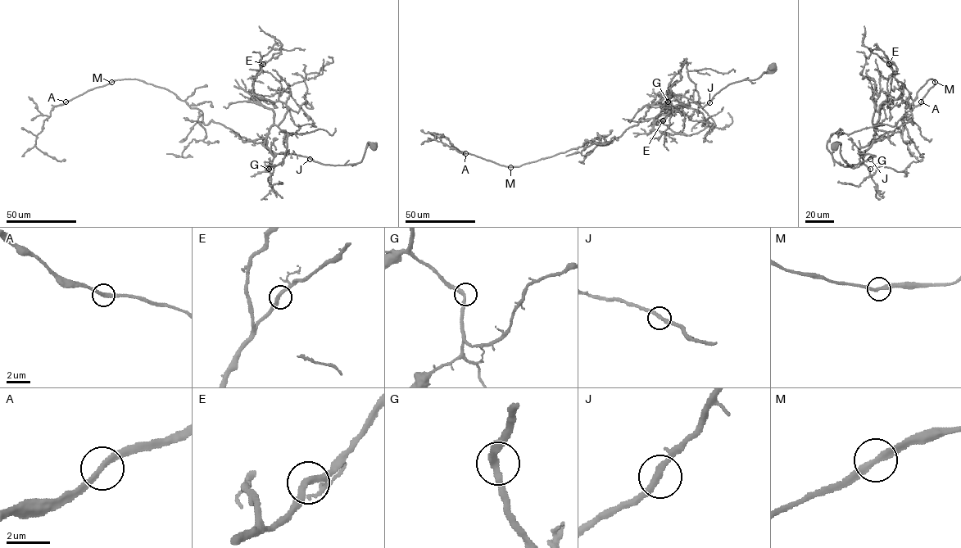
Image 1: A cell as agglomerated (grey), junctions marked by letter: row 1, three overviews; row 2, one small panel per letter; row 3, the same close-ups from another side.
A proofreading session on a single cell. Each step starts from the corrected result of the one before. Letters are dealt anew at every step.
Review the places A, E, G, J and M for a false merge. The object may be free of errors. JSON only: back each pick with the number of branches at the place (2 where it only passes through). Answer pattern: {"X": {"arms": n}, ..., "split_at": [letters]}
{"split_at": []}

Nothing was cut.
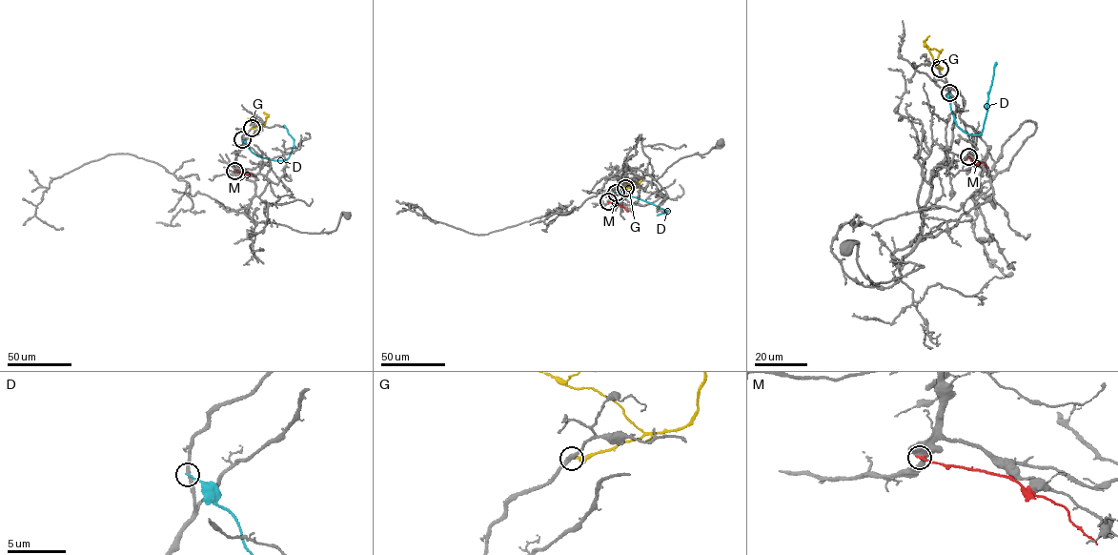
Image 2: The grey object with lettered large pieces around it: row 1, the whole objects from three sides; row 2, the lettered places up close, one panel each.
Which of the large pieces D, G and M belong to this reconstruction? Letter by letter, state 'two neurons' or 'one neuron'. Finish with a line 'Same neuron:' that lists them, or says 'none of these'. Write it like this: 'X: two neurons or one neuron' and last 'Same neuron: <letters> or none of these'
D: two neurons
G: one neuron
M: two neurons
Same neuron: G

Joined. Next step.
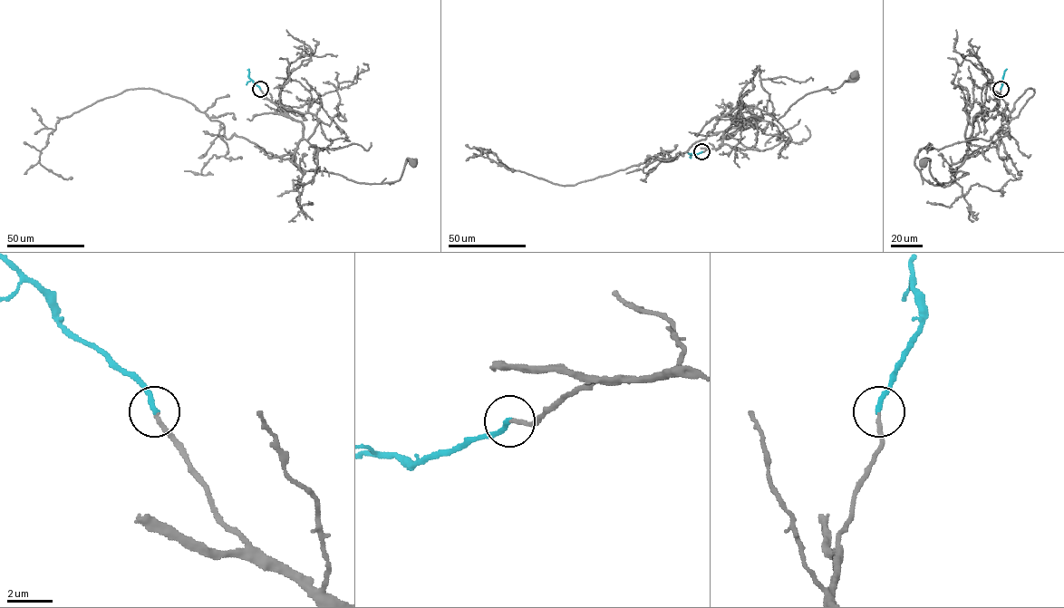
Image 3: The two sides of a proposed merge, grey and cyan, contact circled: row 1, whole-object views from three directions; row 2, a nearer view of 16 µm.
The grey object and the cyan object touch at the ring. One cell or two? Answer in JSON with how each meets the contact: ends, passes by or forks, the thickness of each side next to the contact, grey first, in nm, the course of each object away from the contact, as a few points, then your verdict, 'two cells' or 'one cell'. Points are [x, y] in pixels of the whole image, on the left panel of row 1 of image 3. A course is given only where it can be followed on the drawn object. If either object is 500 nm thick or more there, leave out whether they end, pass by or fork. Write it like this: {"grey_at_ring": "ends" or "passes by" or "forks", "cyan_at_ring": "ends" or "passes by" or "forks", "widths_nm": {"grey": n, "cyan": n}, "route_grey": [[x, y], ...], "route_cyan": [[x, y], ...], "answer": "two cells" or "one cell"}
{"grey_at_ring": "ends", "cyan_at_ring": "ends", "widths_nm": {"grey": 160, "cyan": 220}, "route_grey": [[260, 89], [285, 116], [303, 124], [294, 162], [304, 169], [379, 184], [398, 181], [404, 164], [413, 163]], "route_cyan": [[260, 89], [249, 77], [249, 69]], "answer": "one cell"}

